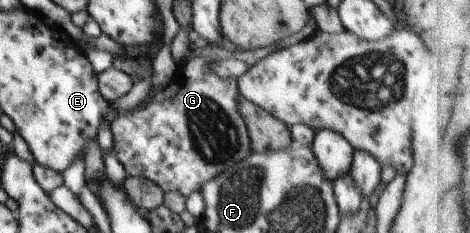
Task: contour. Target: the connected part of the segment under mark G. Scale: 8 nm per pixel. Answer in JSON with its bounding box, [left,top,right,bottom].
[111,56,251,197]

